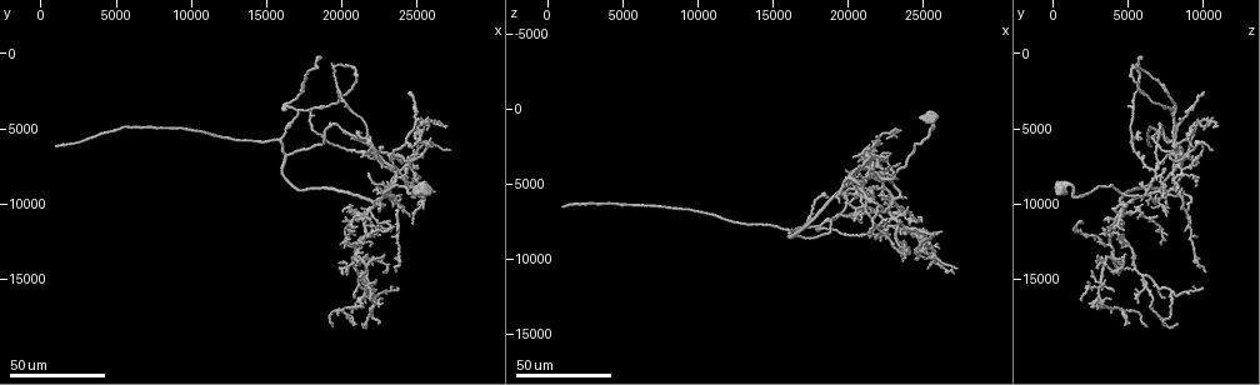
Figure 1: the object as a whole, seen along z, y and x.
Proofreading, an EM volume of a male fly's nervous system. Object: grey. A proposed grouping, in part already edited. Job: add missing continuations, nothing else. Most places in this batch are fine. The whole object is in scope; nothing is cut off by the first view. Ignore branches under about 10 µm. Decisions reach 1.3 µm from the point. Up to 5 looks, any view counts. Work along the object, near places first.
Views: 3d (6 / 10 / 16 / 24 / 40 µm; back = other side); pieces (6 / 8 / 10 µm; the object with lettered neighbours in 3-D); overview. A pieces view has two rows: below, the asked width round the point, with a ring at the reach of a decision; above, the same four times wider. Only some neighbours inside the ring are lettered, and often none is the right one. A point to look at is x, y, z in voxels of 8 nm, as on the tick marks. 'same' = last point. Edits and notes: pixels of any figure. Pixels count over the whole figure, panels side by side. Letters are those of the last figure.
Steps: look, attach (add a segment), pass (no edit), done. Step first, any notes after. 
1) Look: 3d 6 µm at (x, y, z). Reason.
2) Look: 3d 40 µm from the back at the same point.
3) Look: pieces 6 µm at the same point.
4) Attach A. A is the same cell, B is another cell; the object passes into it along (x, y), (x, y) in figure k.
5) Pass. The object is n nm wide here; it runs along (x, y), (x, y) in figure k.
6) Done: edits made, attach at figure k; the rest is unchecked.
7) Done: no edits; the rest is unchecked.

Look: 3d 24 µm at (21000, 16400, 7600).

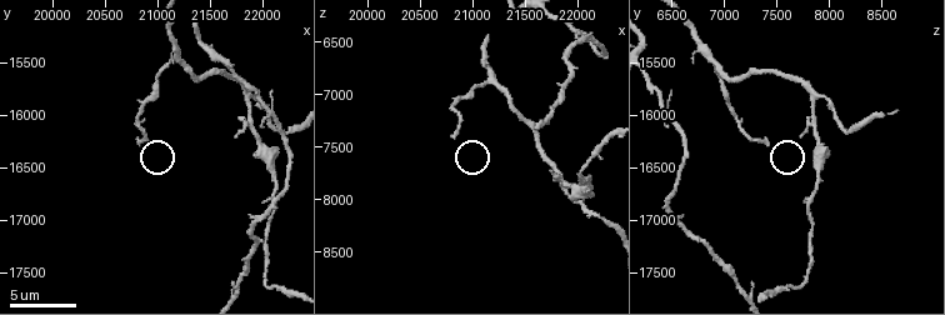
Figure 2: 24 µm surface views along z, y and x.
Look: pieces 6 µm at (20820, 16280, 7420). See the neighbours.

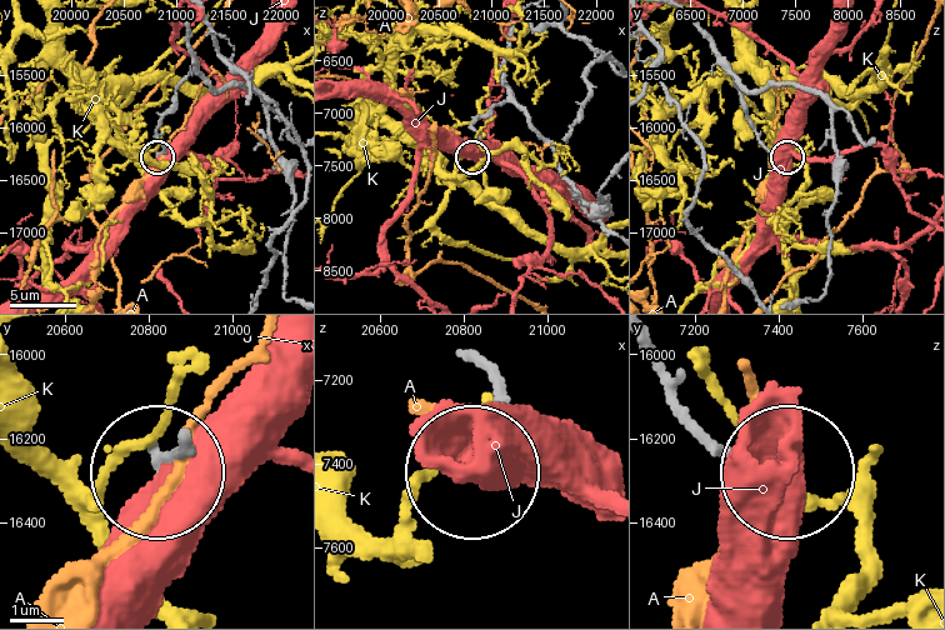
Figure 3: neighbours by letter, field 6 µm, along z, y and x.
Pass. The object is 210 nm wide here; A, J and K are other cells; no lettered segment goes on from it.

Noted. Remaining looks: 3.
Look: 3d 40 µm at (23600, 14600, 10200). End of a long branch.

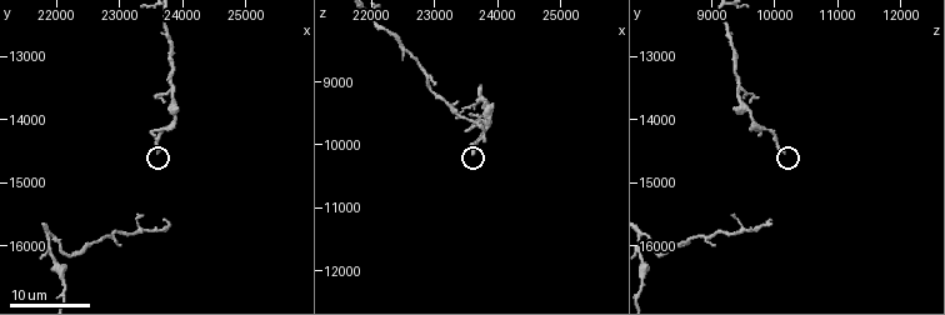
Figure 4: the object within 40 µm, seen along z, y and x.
Look: pieces 10 µm at (23650, 14500, 10100).

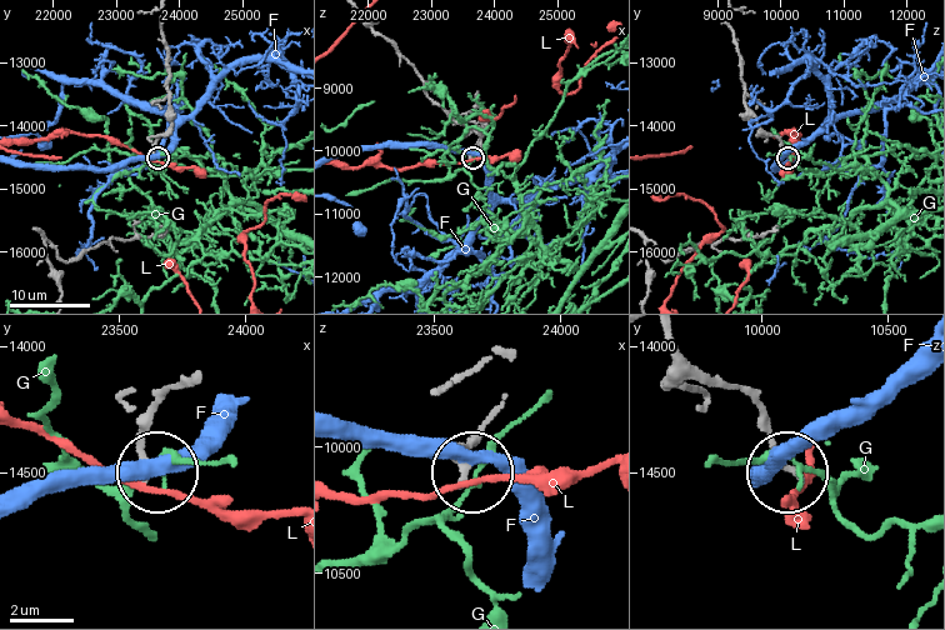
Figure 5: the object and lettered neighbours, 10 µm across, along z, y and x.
Pass. The object is 200 nm wide here; F, G and L are other cells; it runs along (163, 43), (170, 125), (156, 141), (155, 155) in figure 5; none of them fits.

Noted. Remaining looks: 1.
Done: no edits; the rest is unchecked.

